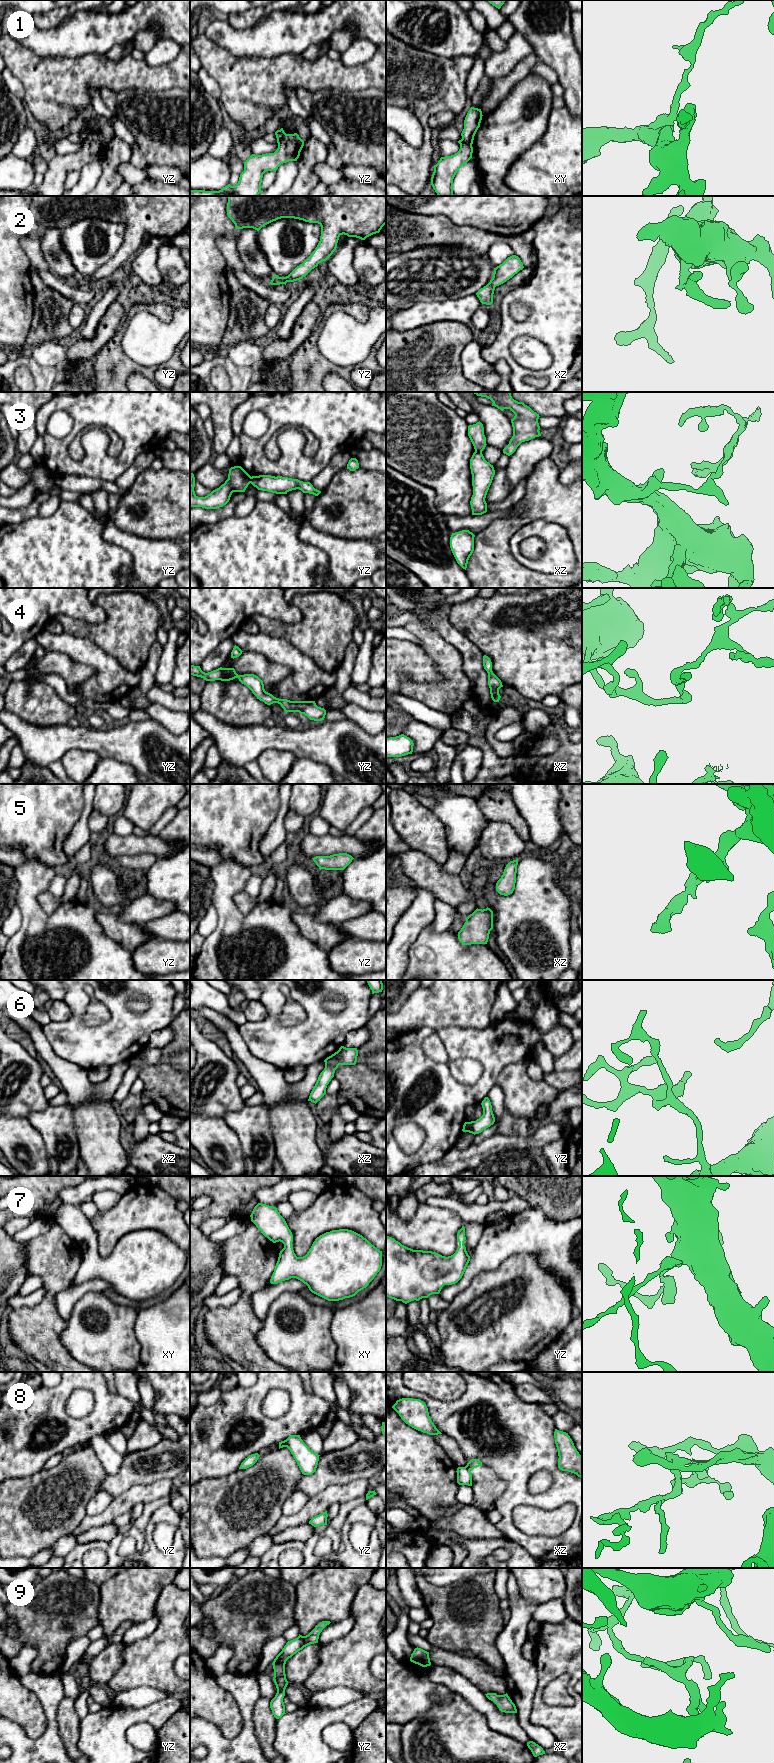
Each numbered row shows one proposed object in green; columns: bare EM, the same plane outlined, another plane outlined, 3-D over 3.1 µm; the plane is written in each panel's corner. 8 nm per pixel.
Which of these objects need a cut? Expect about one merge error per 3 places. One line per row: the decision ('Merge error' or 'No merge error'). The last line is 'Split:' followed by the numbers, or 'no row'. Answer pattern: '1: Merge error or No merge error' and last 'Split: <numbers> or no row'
1: Merge error
2: No merge error
3: Merge error
4: No merge error
5: No merge error
6: No merge error
7: No merge error
8: Merge error
9: No merge error
Split: 1, 3, 8

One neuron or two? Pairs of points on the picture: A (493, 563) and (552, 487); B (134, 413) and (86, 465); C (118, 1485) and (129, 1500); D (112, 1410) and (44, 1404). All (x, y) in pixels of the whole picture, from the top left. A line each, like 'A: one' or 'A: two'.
A: one
B: one
C: two
D: one

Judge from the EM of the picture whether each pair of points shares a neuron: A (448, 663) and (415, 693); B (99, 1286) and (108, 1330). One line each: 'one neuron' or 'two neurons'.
A: one neuron
B: two neurons

